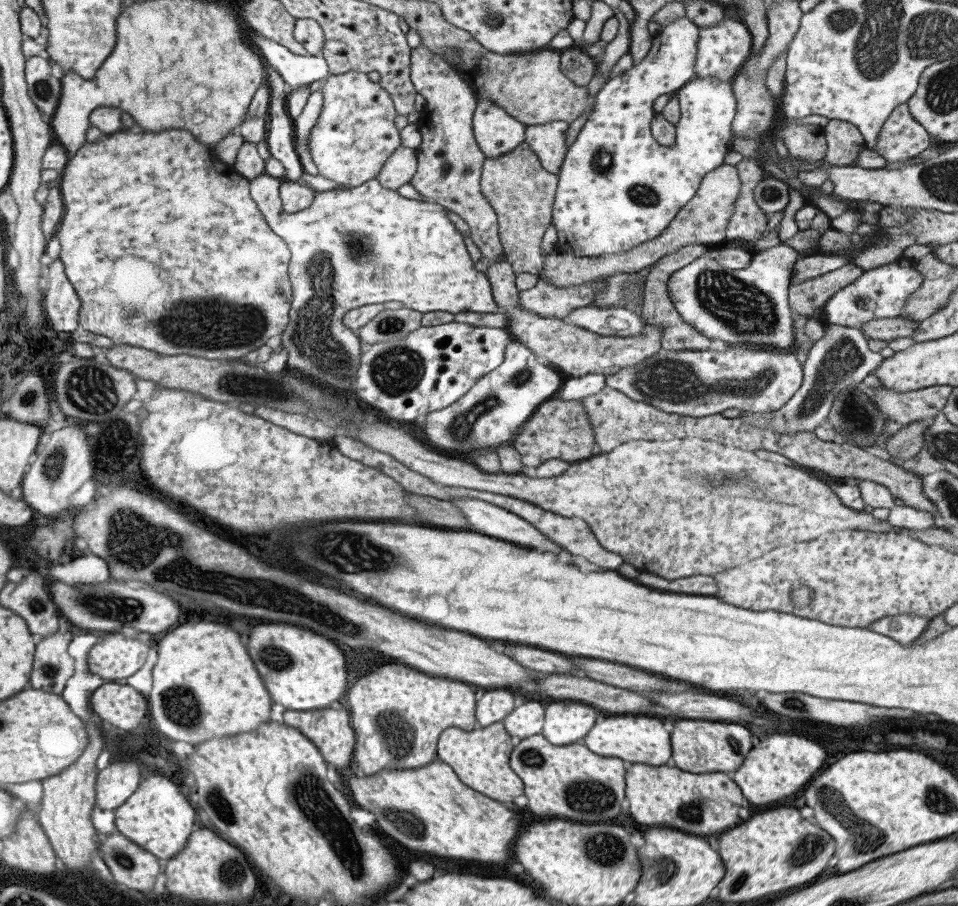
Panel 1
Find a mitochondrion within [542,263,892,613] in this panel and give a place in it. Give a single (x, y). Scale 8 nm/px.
(671, 381)

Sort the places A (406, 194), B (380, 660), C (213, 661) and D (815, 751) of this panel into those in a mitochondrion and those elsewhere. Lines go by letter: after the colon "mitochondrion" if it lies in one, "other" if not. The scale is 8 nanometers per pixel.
A: other
B: other
C: other
D: other

